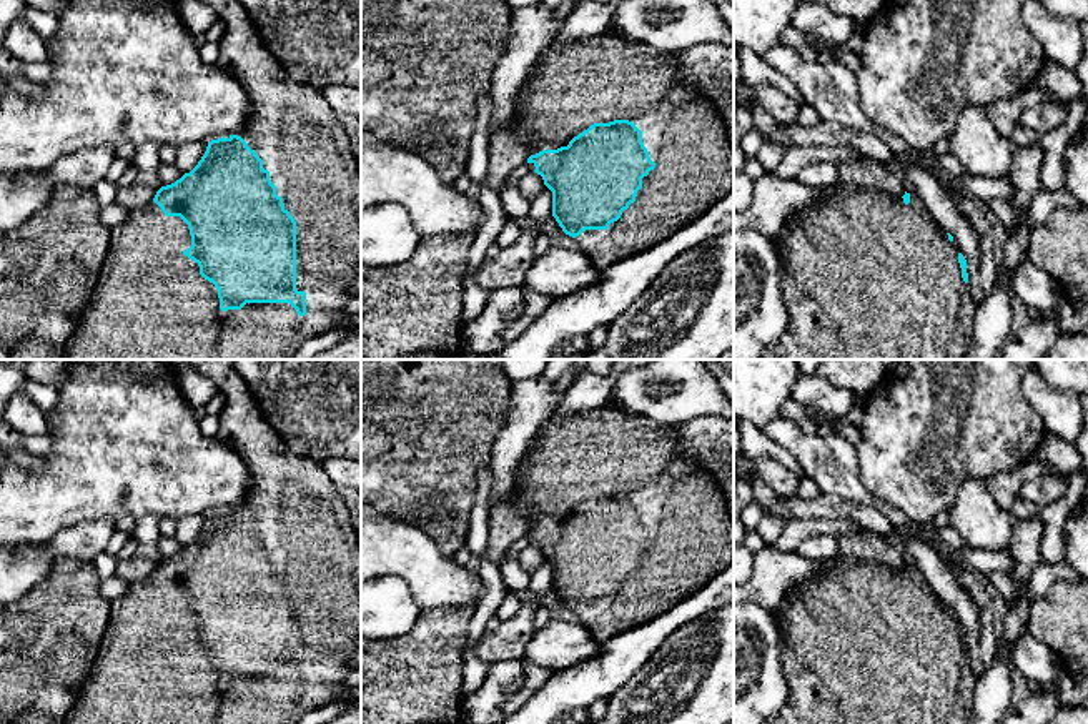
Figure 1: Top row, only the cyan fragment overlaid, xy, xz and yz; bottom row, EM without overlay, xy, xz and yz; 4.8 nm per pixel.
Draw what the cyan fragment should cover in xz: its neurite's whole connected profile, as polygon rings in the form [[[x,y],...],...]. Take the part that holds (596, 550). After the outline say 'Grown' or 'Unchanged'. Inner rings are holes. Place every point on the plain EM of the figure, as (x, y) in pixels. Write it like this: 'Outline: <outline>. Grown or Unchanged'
Outline: [[[606,404],[562,419],[546,421],[514,469],[516,503],[521,513],[532,523],[527,531],[529,543],[541,548],[544,558],[552,564],[552,589],[562,604],[581,617],[581,624],[587,627],[597,642],[604,644],[627,629],[655,619],[695,593],[734,561],[734,521],[729,516],[727,499],[707,469],[695,463],[687,463],[679,456],[677,438],[677,424],[655,423],[647,414],[622,411]]]. Grown

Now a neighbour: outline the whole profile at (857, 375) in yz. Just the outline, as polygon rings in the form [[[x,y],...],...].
[[[825,360],[815,374],[852,393],[872,393],[885,371],[880,360]]]

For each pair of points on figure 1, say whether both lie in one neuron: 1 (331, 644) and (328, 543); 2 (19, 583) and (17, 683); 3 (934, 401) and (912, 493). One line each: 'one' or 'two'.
1: one
2: two
3: one

